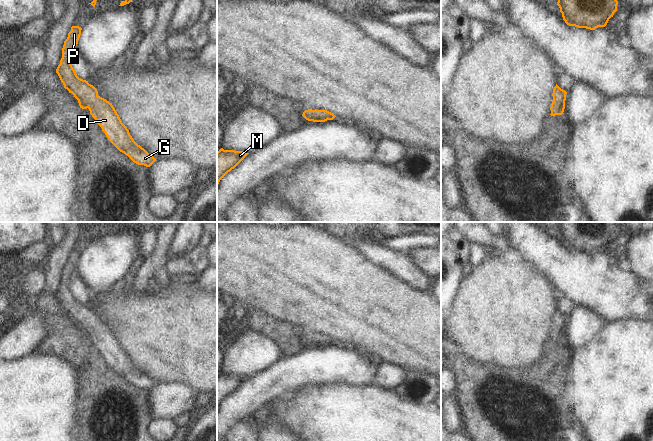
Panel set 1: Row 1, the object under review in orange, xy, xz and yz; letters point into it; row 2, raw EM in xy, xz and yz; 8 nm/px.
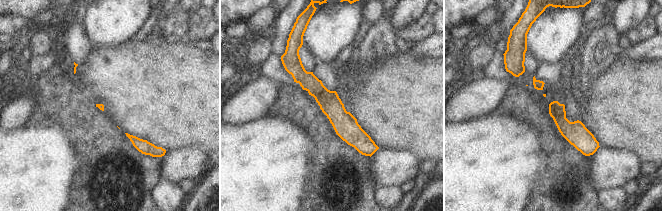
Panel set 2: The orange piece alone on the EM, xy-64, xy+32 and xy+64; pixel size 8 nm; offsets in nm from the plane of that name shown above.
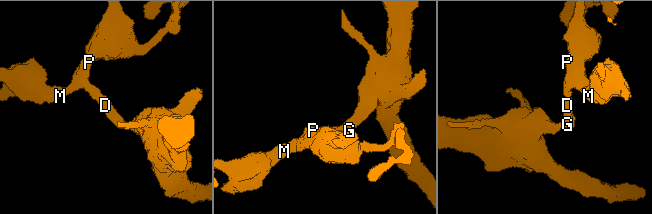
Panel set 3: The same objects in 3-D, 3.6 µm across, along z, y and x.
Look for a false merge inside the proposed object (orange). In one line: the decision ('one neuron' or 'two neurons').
one neuron

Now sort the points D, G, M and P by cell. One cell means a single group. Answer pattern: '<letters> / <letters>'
D G M P

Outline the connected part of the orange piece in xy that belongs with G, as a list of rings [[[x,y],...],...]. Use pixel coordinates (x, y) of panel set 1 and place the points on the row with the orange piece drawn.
[[[72,26],[64,41],[62,58],[56,69],[64,88],[78,100],[82,109],[89,109],[90,114],[102,128],[108,140],[134,163],[150,167],[156,159],[138,145],[122,123],[113,105],[98,95],[97,89],[88,81],[79,78],[70,59],[74,47],[78,44],[82,28]]]

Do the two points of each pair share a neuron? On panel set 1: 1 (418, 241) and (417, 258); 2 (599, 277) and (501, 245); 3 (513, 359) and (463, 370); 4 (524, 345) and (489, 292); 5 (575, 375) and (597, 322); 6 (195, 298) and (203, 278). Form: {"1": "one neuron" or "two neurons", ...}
{"1": "two neurons", "2": "two neurons", "3": "two neurons", "4": "one neuron", "5": "two neurons", "6": "two neurons"}

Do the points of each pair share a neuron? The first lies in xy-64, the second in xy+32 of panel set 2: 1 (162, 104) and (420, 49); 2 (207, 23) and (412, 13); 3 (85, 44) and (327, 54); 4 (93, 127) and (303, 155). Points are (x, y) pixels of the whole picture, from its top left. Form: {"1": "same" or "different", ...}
{"1": "different", "2": "different", "3": "different", "4": "different"}

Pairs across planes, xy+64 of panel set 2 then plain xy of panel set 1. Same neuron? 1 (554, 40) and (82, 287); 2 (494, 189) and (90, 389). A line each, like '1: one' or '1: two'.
1: two
2: two

